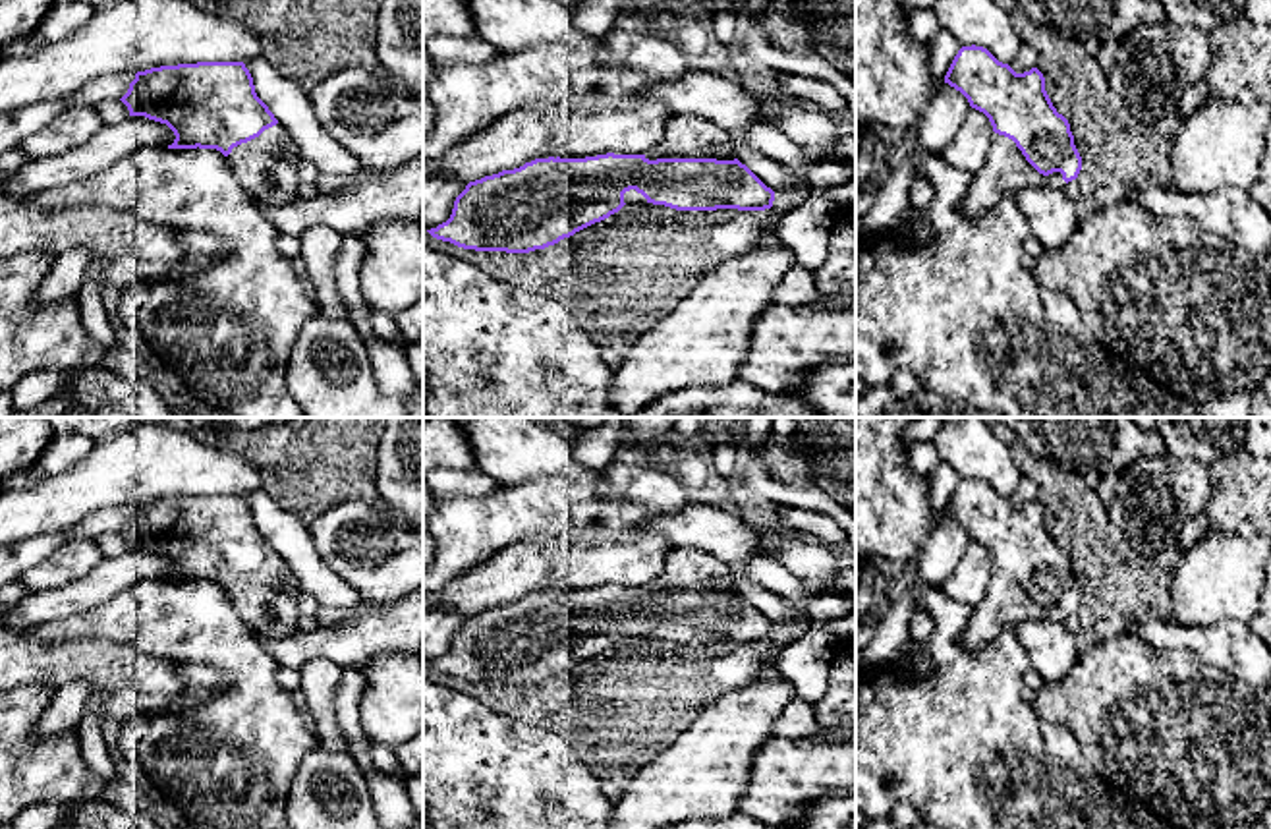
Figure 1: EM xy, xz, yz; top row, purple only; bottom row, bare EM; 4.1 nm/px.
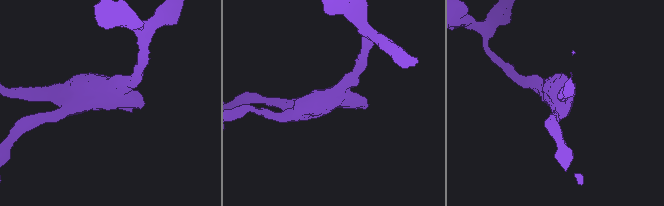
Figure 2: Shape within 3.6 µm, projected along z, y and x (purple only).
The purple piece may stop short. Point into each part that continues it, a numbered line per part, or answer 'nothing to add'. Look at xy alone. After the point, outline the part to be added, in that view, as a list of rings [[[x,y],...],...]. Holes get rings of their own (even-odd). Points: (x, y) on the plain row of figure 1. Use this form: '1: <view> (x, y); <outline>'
1: xy (265, 600); [[[278,555],[226,589],[230,605],[261,638],[288,638],[297,628],[299,582]]]

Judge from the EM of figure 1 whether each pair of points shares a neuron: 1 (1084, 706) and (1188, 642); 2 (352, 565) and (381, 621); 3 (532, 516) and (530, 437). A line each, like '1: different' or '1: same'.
1: different
2: different
3: different

